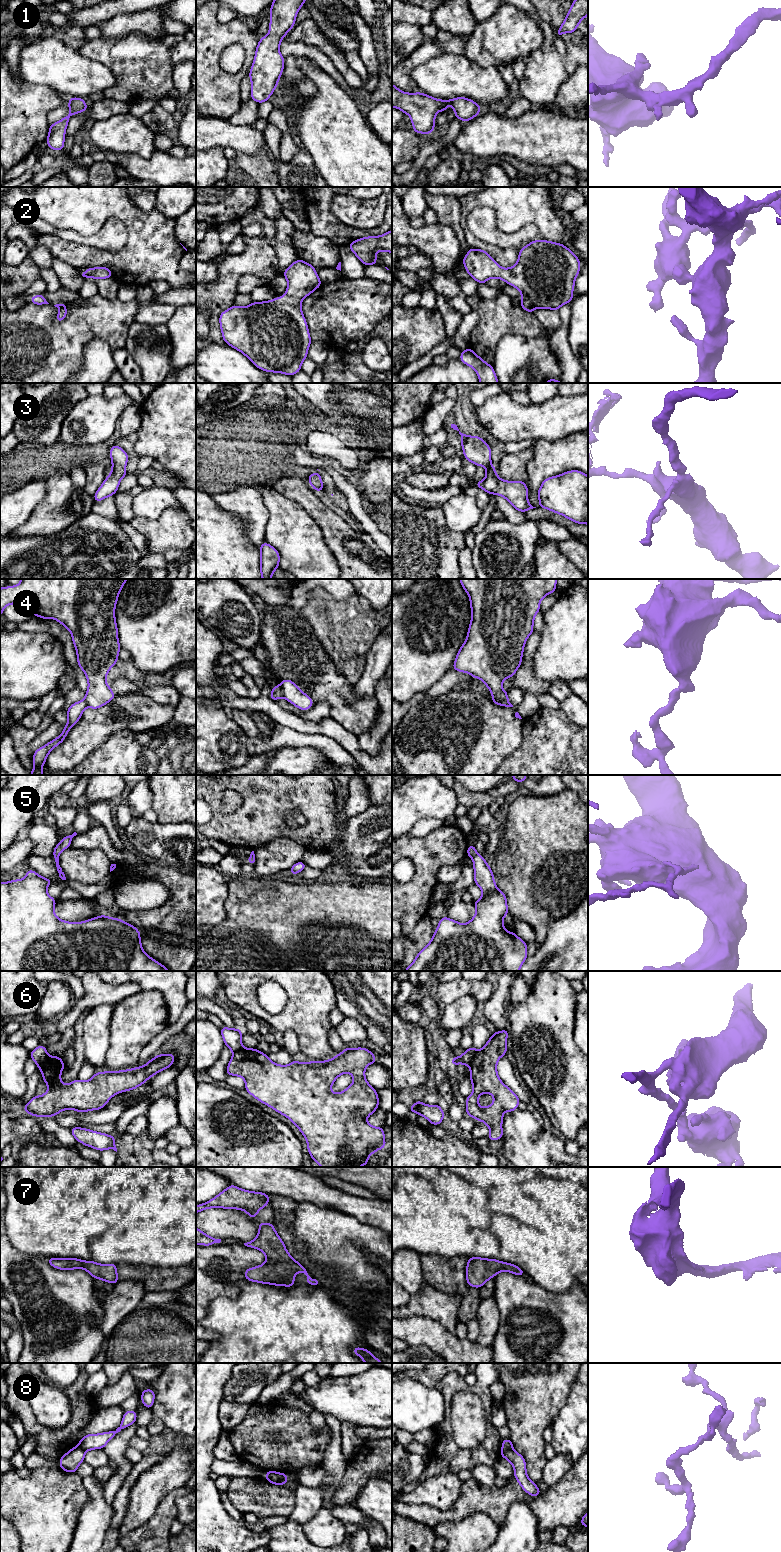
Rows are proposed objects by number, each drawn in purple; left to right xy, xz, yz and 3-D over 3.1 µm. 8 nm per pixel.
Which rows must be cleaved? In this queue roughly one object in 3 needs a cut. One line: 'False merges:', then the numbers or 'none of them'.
False merges: 4, 5, 6, 8

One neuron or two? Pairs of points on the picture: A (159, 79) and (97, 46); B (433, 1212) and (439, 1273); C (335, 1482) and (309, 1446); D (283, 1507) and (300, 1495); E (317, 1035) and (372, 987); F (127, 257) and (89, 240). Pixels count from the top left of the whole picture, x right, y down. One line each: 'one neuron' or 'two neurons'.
A: one neuron
B: two neurons
C: two neurons
D: two neurons
E: two neurons
F: two neurons

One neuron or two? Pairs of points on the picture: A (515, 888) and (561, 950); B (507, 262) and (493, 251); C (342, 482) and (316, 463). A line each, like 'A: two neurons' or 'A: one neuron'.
A: two neurons
B: one neuron
C: one neuron

